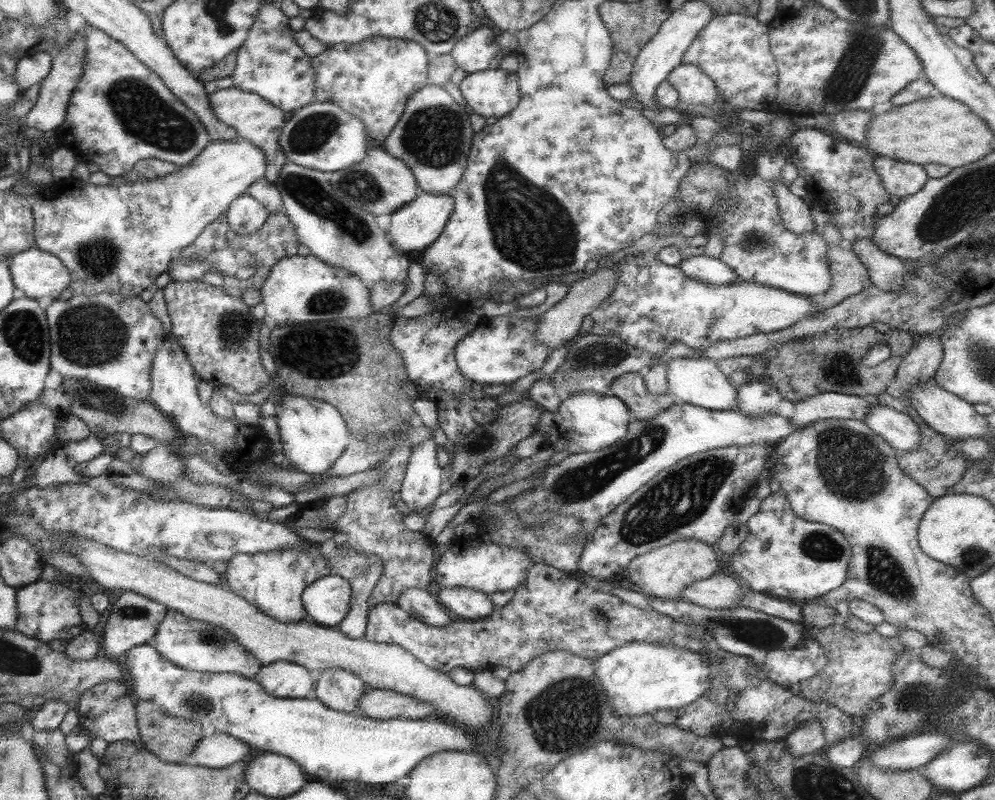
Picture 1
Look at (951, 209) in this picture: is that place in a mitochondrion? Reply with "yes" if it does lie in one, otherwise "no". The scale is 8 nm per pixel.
yes

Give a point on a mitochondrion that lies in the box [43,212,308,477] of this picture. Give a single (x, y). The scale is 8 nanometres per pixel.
(88, 334)

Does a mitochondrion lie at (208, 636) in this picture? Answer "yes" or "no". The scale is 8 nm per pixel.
yes

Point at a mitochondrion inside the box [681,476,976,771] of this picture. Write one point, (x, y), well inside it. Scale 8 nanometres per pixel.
(883, 572)

